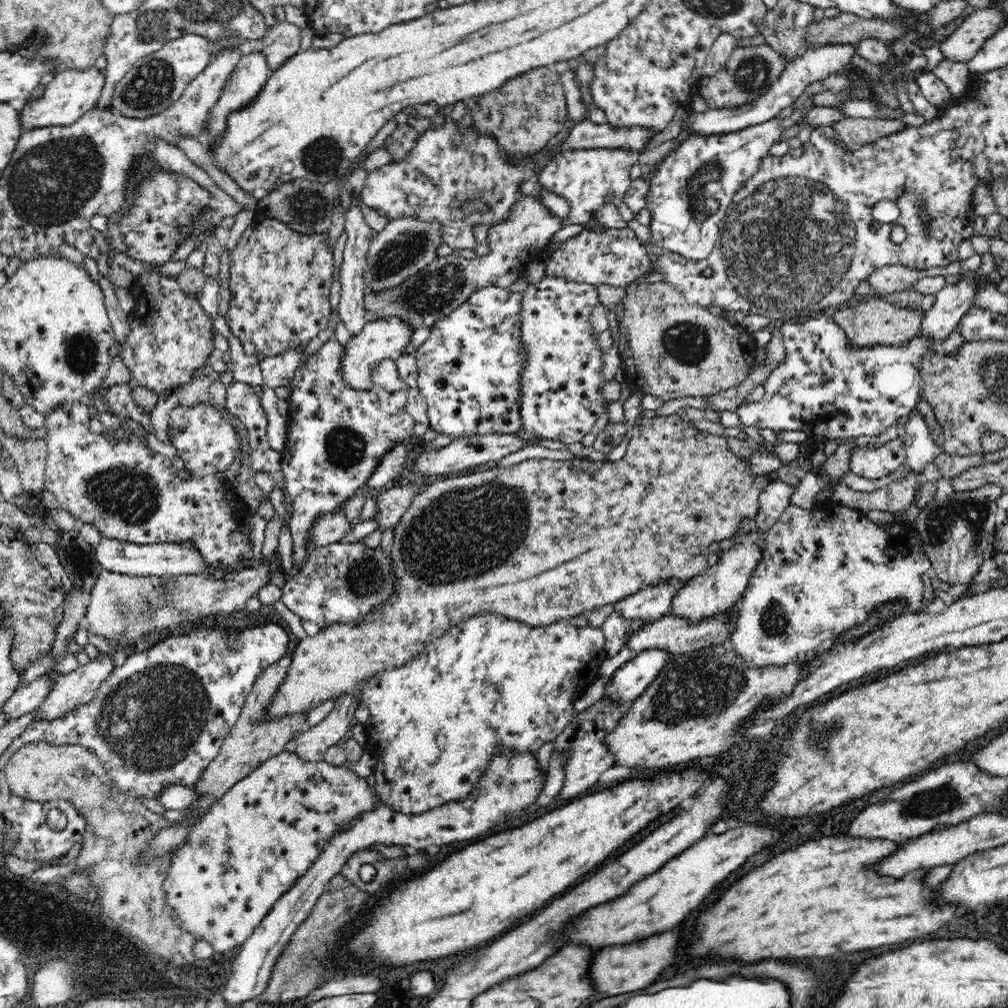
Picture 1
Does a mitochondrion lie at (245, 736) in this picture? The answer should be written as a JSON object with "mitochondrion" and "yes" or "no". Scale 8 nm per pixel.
{"mitochondrion":"no"}

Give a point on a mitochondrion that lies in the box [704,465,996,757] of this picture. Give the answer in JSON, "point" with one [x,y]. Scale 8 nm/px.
{"point":[970,514]}

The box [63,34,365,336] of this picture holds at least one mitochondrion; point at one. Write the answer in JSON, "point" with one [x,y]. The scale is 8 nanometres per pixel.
{"point":[151,86]}

